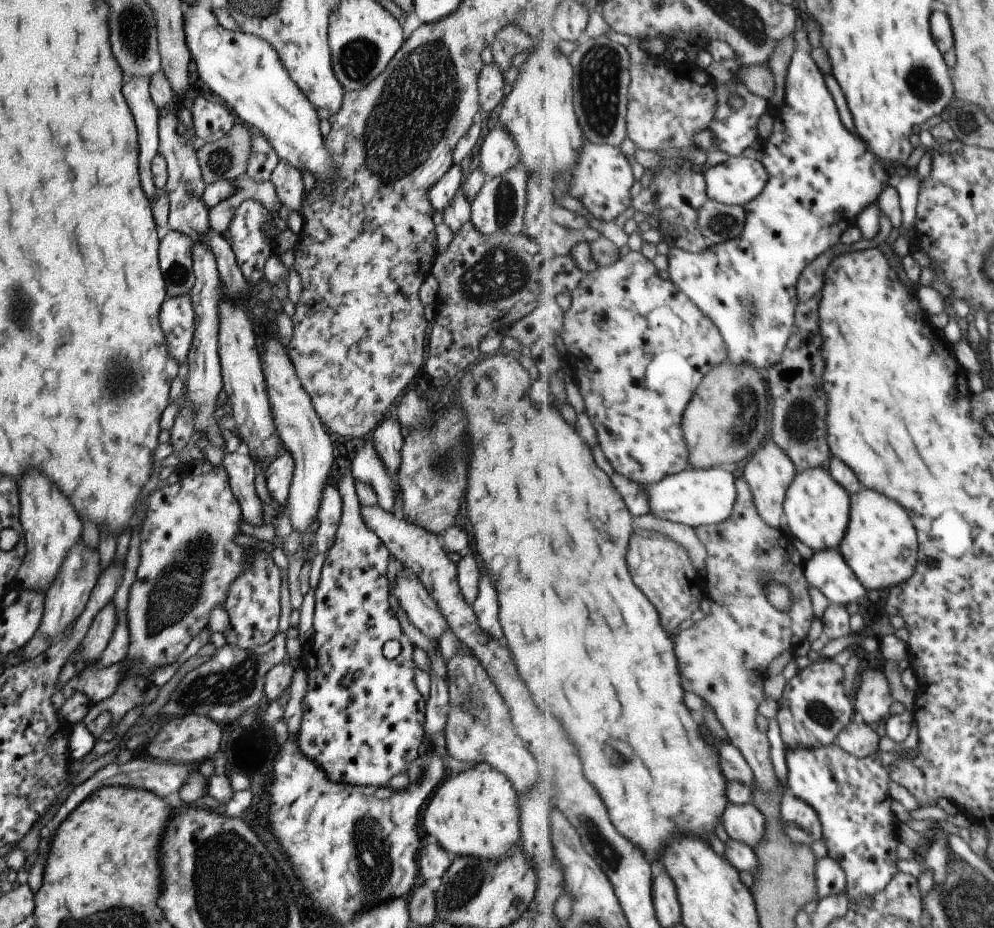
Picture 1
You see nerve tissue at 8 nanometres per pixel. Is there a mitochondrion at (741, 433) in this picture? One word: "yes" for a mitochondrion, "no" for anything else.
yes

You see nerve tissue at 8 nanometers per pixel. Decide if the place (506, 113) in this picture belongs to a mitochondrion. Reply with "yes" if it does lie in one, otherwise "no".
no

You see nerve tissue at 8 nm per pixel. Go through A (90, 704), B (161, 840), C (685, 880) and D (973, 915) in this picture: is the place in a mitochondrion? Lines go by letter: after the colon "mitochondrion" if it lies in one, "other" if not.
A: other
B: other
C: other
D: mitochondrion

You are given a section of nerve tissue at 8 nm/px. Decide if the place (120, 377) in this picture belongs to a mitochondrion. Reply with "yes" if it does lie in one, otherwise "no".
yes

